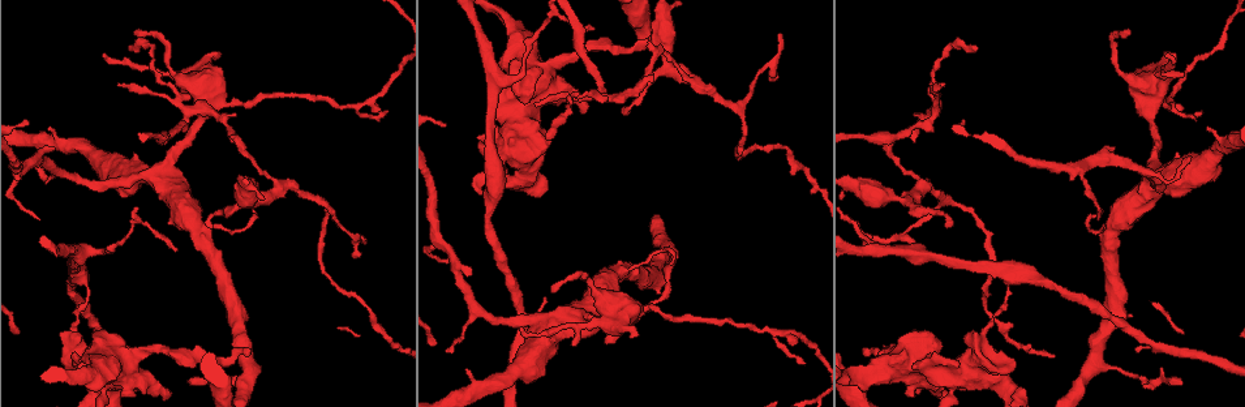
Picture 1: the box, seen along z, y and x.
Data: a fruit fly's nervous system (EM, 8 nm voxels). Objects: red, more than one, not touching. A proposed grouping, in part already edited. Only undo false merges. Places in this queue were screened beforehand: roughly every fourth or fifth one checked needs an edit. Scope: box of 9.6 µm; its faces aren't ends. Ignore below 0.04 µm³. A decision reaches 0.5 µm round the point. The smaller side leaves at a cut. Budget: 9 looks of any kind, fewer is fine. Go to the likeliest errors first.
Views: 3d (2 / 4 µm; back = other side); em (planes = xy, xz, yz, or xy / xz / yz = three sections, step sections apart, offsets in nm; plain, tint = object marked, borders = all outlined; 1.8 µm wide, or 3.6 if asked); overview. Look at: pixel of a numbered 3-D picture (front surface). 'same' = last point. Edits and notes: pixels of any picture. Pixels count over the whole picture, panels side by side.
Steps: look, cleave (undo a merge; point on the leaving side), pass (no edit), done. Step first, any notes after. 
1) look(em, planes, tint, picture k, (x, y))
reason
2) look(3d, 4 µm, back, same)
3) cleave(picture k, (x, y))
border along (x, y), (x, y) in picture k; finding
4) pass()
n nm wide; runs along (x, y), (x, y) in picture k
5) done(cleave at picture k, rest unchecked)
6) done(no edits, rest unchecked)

look(em, 3.6 µm, planes, tint, picture 1, (605, 94))
sharp bend

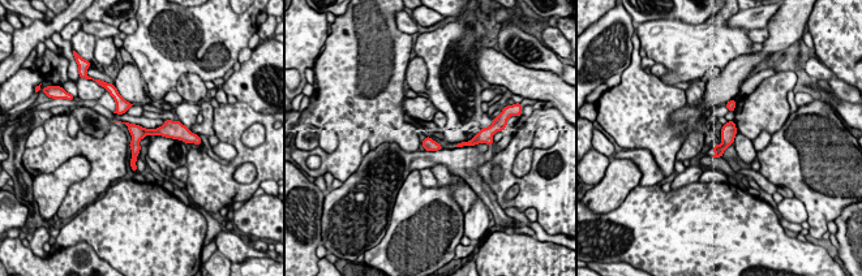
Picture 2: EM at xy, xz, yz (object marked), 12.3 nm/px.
pass()
runs along (175, 132), (144, 132), (134, 152) in picture 2; continuous, no second neuron

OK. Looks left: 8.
look(em, planes, borders, picture 1, (75, 328))
sudden change in width

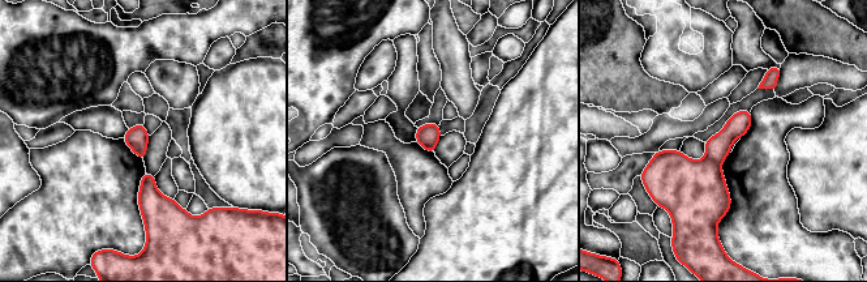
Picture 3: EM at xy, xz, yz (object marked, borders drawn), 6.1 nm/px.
cleave(picture 3, (717, 148))
two neurons meet here

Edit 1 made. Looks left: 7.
look(em, 3.6 µm, planes, tint, picture 1, (131, 179))
three arms meet

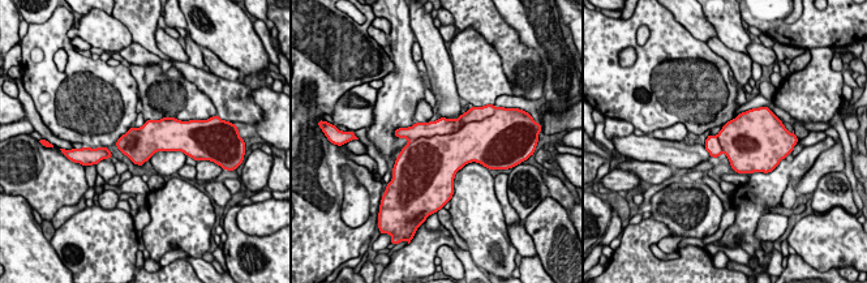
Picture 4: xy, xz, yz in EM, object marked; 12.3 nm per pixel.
cleave(picture 4, (442, 125))
the part that leaves runs along (464, 119), (453, 125), (402, 132) in picture 4; two neurons meet here

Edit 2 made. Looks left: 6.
look(overview)

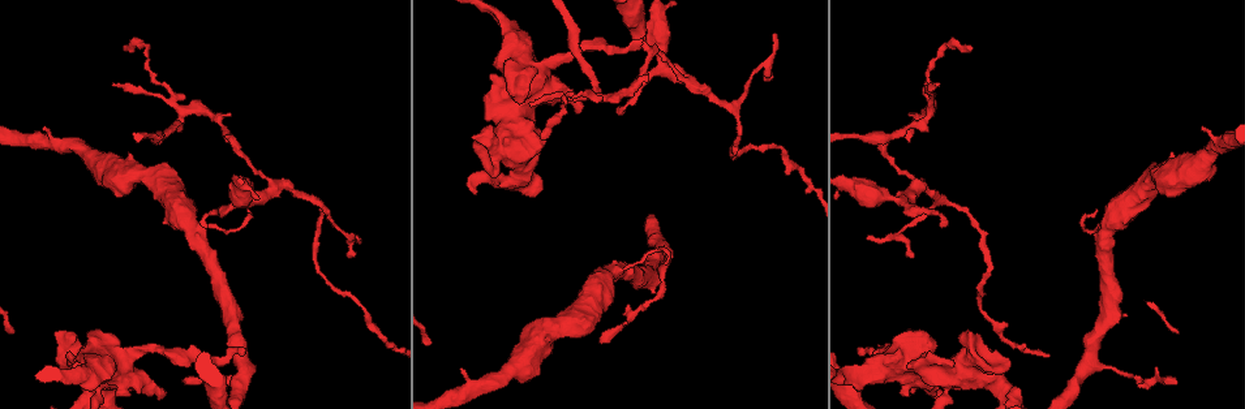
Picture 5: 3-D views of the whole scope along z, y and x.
look(em, planes, tint, picture 5, (695, 85))
branch point

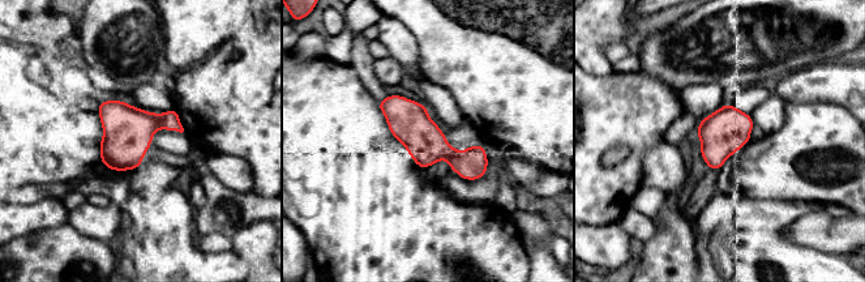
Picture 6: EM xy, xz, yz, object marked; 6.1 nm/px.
pass()
continuous, no second neuron

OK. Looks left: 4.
done(cleave at picture 3, cleave at picture 4, rest unchecked)

